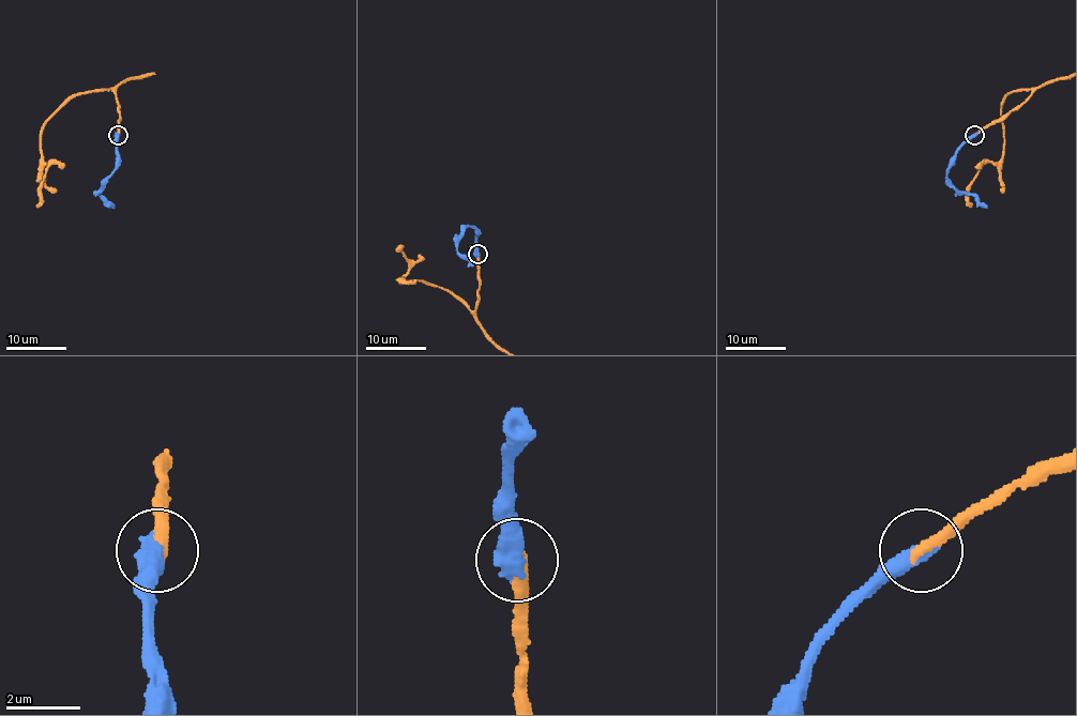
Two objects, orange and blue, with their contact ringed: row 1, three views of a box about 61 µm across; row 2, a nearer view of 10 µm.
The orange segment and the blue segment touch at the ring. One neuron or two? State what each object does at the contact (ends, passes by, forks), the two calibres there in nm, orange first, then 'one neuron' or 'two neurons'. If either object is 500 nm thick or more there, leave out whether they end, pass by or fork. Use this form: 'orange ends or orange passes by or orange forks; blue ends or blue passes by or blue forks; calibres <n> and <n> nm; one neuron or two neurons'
calibres 320 and 600 nm; one neuron

